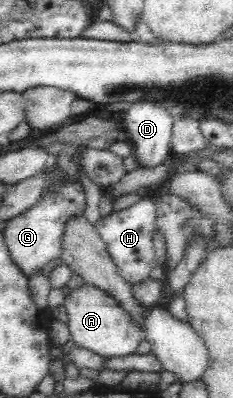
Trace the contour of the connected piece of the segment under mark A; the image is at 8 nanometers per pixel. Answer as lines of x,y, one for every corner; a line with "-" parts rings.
86,282
68,292
63,306
67,310
72,342
102,357
123,357
134,353
136,347
145,339
140,324
133,322
120,303
106,291

